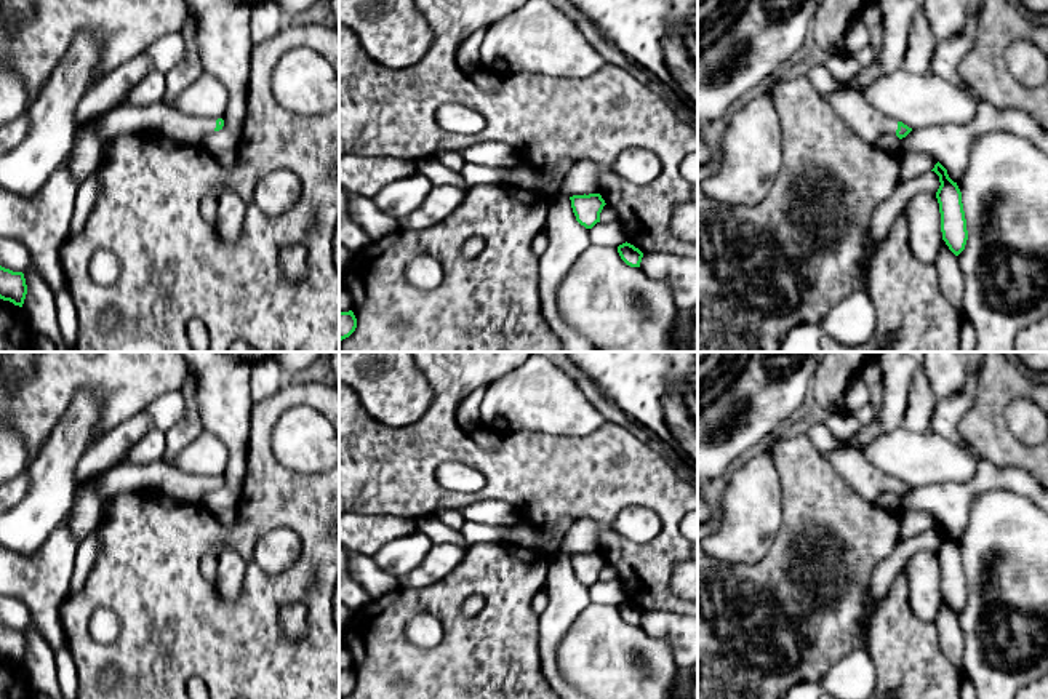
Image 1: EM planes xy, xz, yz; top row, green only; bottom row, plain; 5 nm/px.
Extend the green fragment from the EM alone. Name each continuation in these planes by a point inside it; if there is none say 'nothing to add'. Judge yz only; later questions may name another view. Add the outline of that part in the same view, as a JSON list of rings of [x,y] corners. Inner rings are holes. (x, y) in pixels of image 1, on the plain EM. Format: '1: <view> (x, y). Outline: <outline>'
1: yz (869, 482). Outline: [[[840,448],[826,454],[834,469],[866,501],[874,502],[883,493],[896,493],[898,478],[869,464],[861,451]]]

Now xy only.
1: xy (162, 477). Outline: [[[163,459],[152,464],[120,462],[98,477],[96,491],[109,501],[120,493],[149,488],[178,502],[202,504],[203,497],[214,491],[216,478],[184,473]]]

